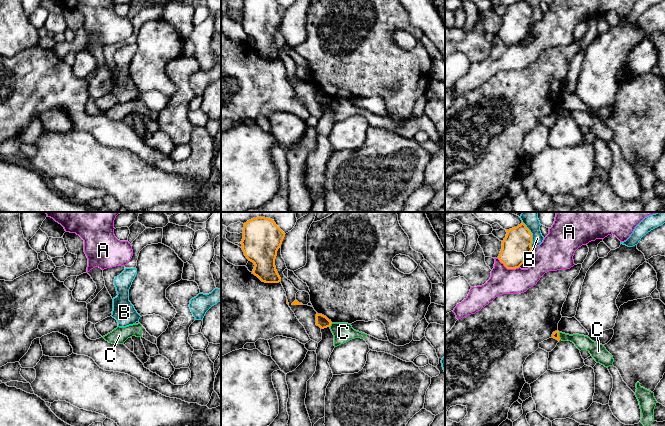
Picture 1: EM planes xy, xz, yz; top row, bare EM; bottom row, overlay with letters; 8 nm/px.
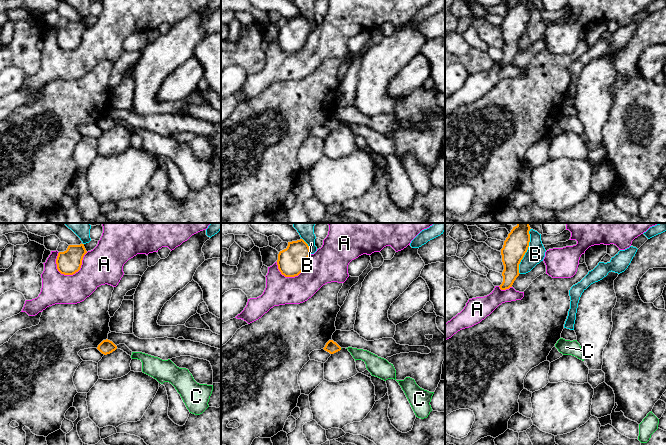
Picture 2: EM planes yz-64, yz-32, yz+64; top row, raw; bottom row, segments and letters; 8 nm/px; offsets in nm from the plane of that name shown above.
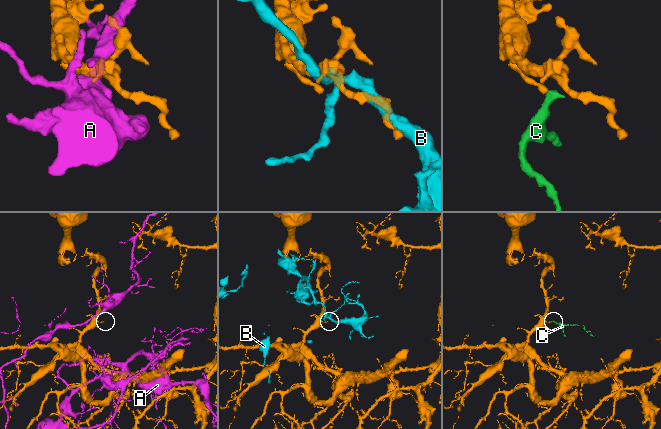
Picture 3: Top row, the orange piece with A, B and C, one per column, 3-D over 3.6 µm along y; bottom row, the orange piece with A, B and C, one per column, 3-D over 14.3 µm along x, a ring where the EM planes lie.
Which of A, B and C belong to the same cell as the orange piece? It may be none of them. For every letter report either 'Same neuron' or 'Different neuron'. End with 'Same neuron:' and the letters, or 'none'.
A: Different neuron
B: Different neuron
C: Different neuron
Same neuron: none

